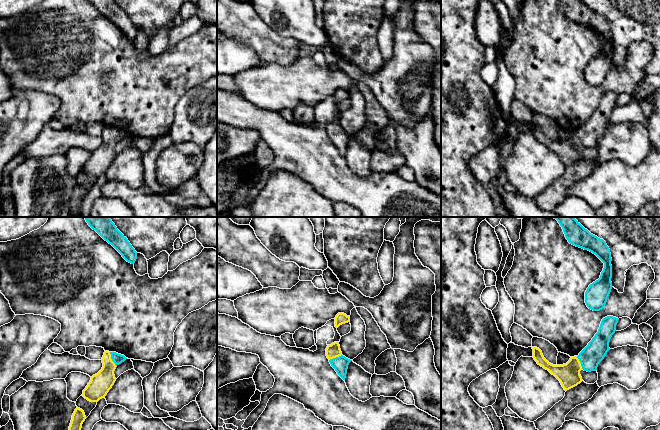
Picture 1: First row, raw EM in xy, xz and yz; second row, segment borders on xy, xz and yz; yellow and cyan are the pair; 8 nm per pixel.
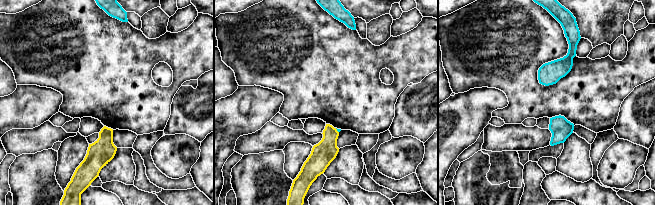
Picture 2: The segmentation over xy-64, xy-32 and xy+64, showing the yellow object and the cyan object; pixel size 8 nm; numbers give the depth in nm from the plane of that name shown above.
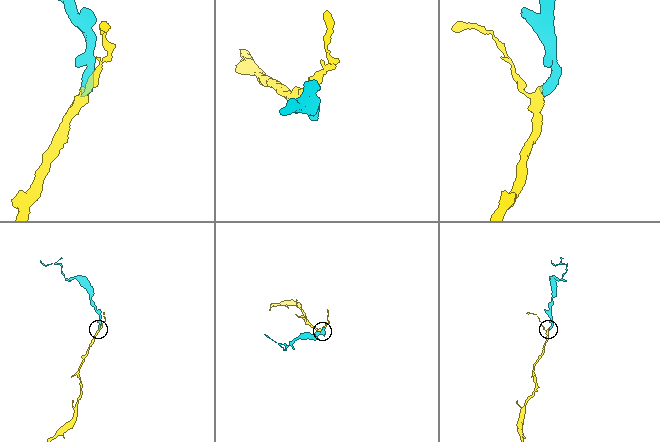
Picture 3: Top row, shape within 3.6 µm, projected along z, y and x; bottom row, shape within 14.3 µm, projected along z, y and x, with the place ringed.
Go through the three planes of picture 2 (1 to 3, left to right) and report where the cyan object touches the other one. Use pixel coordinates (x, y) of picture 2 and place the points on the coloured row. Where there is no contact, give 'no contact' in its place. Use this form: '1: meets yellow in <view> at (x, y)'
1: no contact
2: meets yellow in xy-32 at (336, 130)
3: no contact

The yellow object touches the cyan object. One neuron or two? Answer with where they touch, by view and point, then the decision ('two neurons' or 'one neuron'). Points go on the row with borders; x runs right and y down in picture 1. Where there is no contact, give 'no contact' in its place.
meets yellow in xy at (111, 359); one neuron

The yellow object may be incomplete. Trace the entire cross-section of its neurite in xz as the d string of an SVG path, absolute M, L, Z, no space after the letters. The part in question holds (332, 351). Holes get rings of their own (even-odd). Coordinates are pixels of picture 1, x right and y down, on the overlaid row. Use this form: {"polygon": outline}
{"polygon": "M334 342L326 348L326 356L337 374L345 380L349 363L352 361L342 355L339 342Z"}

